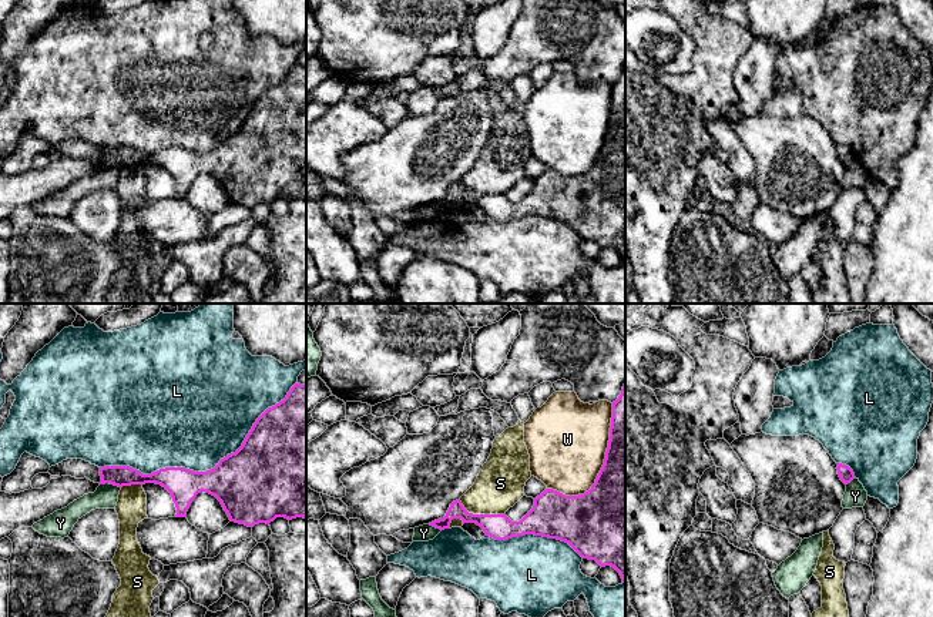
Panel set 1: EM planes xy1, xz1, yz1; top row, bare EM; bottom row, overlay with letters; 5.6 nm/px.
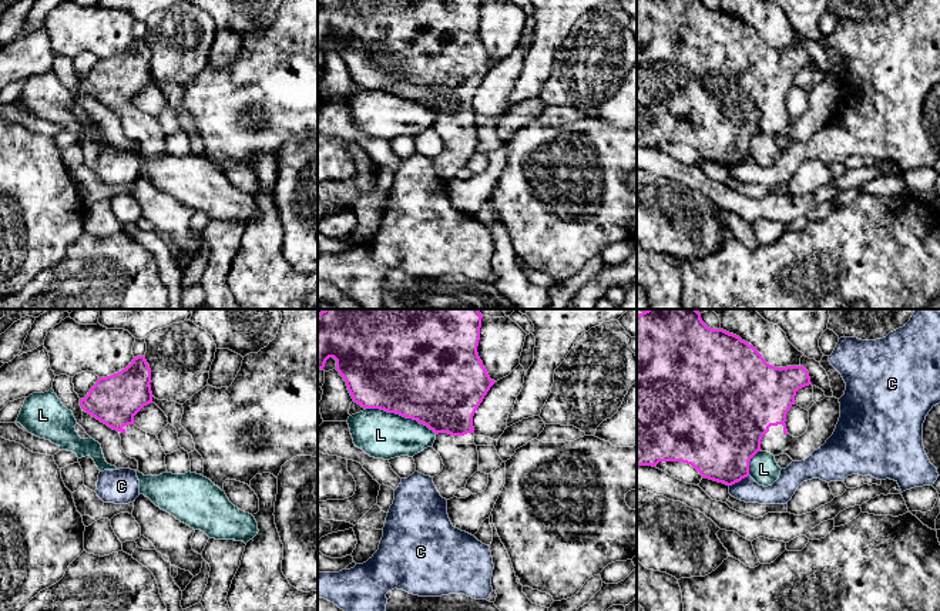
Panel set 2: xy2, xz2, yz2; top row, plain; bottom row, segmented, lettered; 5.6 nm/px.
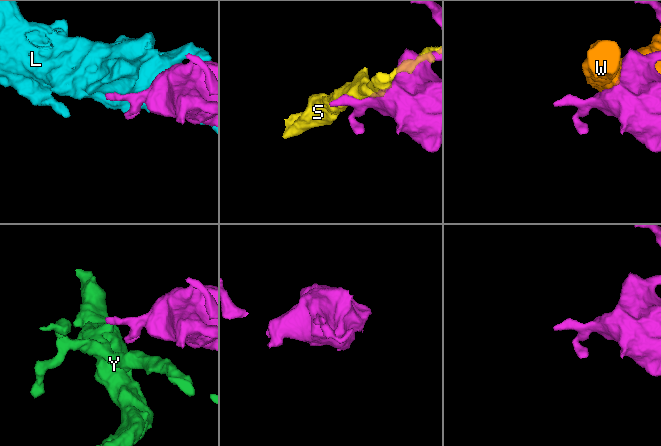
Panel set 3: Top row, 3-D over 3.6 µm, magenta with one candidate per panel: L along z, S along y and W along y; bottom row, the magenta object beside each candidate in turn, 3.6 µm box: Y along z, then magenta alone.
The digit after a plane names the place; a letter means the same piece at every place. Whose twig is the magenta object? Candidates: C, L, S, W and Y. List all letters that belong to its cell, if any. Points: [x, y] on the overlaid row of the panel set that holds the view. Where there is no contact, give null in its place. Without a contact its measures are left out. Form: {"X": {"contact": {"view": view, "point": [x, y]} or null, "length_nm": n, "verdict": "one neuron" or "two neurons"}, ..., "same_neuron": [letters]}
{"C": {"contact": {"view": "yz2", "point": [738, 480]}, "length_nm": 130, "verdict": "two neurons"}, "L": {"contact": {"view": "xy1", "point": [204, 472]}, "length_nm": 1200, "verdict": "two neurons"}, "S": {"contact": {"view": "xz1", "point": [480, 515]}, "length_nm": 280, "verdict": "two neurons"}, "W": {"contact": {"view": "xz1", "point": [601, 468]}, "length_nm": 600, "verdict": "two neurons"}, "Y": {"contact": {"view": "xy1", "point": [110, 483]}, "length_nm": 120, "verdict": "two neurons"}, "same_neuron": []}

